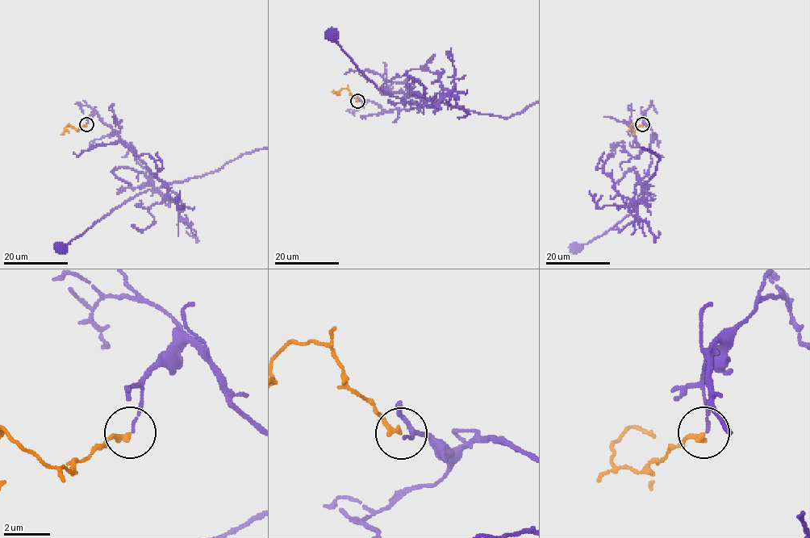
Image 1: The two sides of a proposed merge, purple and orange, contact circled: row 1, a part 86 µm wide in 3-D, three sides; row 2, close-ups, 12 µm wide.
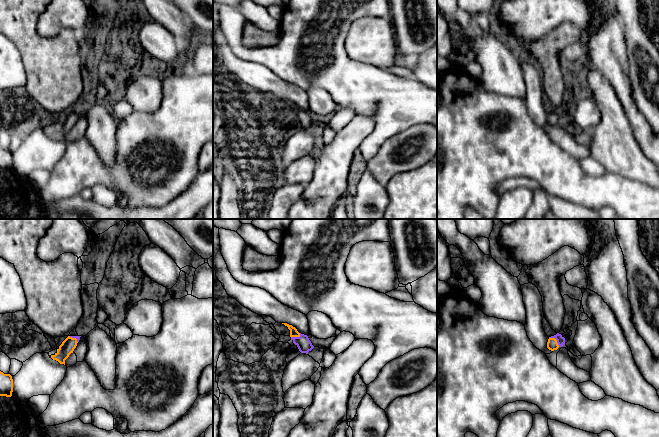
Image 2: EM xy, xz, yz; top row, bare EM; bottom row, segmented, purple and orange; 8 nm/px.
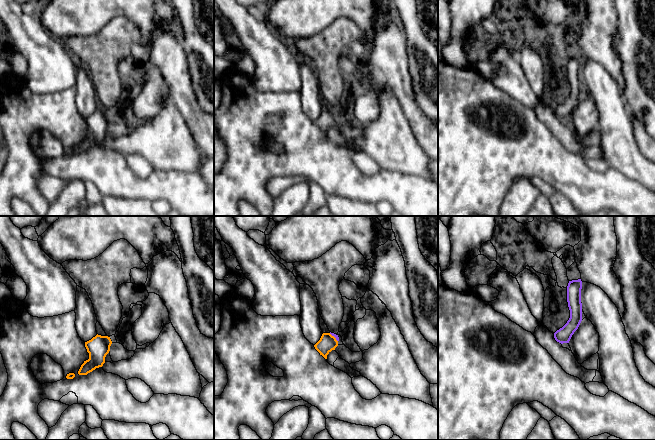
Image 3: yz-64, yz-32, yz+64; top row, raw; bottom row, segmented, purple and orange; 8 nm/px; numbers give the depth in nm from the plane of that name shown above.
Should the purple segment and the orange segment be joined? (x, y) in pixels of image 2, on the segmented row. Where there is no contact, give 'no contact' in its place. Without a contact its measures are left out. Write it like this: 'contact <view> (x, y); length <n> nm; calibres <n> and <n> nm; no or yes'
contact yz (556, 339); length 120 nm; calibres 60 and 90 nm; yes

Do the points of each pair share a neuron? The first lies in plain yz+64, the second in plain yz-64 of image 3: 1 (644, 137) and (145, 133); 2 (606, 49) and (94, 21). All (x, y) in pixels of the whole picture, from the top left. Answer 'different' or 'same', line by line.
1: different
2: different

